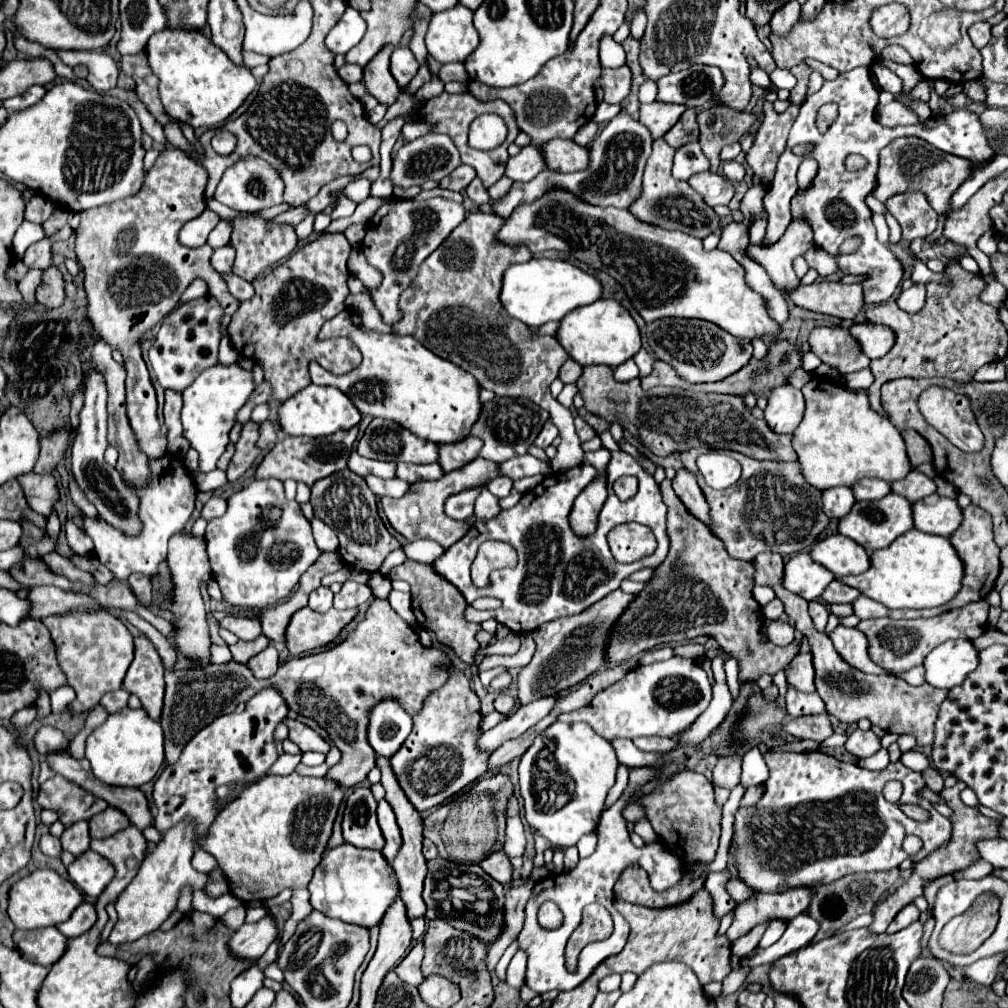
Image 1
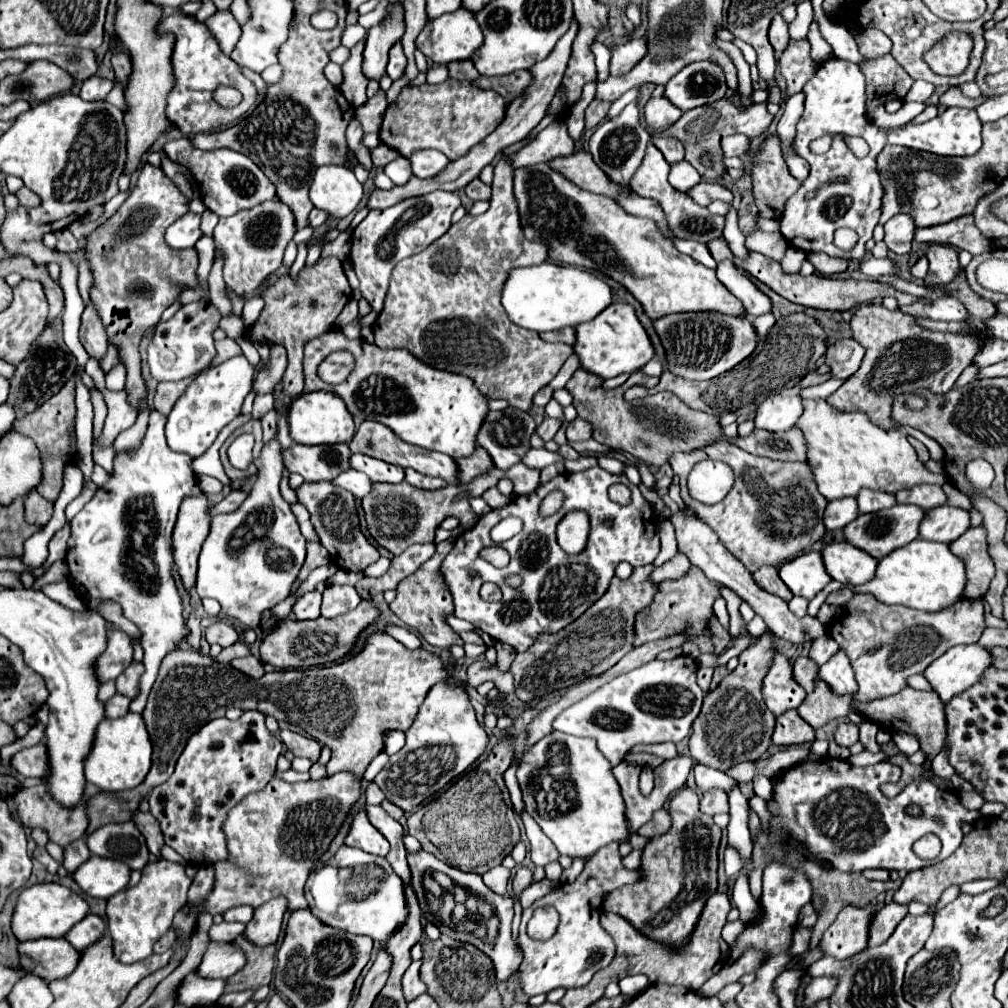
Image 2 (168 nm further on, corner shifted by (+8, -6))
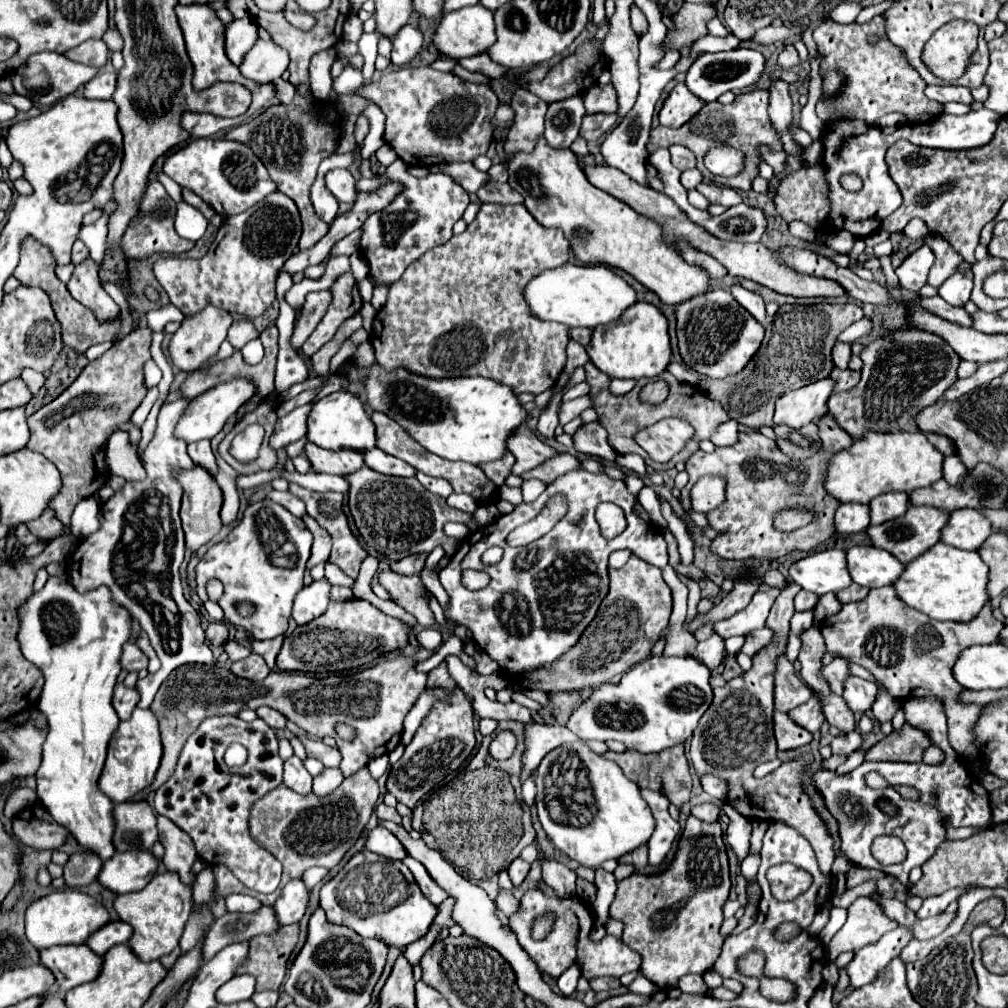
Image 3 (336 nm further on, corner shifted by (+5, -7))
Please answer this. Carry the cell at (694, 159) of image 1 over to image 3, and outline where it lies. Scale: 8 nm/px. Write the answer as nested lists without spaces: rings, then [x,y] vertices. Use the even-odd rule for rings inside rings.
[[[692,168],[692,170],[684,170],[682,176],[680,176],[680,182],[682,182],[684,188],[692,190],[692,188],[696,188],[696,186],[702,182],[702,174],[700,174],[700,170],[696,170],[696,168]]]

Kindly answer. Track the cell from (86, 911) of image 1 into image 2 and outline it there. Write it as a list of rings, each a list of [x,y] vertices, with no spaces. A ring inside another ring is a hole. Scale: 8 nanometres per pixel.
[[[87,915],[87,919],[83,919],[83,923],[77,923],[69,933],[67,933],[67,941],[77,949],[77,951],[85,951],[89,945],[93,945],[95,941],[99,941],[103,937],[107,929],[107,923],[97,917],[97,915]]]

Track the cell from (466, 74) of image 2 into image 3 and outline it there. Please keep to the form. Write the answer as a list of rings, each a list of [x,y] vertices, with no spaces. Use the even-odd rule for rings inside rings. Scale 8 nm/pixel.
[[[486,52],[478,54],[478,56],[472,56],[472,58],[466,58],[466,60],[460,60],[458,64],[464,66],[466,70],[470,70],[470,72],[480,72],[480,74],[484,74],[488,78],[500,78],[508,70],[508,68],[504,68],[500,64],[494,64]]]

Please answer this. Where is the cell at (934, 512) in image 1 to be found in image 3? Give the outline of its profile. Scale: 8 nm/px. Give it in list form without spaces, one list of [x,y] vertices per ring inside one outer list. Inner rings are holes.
[[[954,510],[946,528],[942,528],[942,542],[962,550],[976,550],[992,534],[992,524],[978,510]]]

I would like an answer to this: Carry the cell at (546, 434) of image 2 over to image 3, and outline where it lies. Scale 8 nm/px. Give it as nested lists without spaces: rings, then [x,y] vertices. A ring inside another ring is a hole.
[[[582,396],[582,398],[576,398],[576,400],[570,400],[570,402],[562,402],[558,406],[558,422],[564,426],[568,424],[572,418],[576,418],[582,410],[590,408],[590,398],[588,396]]]

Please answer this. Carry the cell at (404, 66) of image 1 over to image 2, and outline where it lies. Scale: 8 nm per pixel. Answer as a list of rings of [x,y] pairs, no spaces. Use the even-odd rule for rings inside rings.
[[[397,41],[397,43],[391,47],[391,51],[389,51],[387,75],[389,75],[391,79],[397,79],[397,77],[403,75],[405,67],[407,67],[407,57],[405,57],[405,53],[403,53],[401,41]]]

